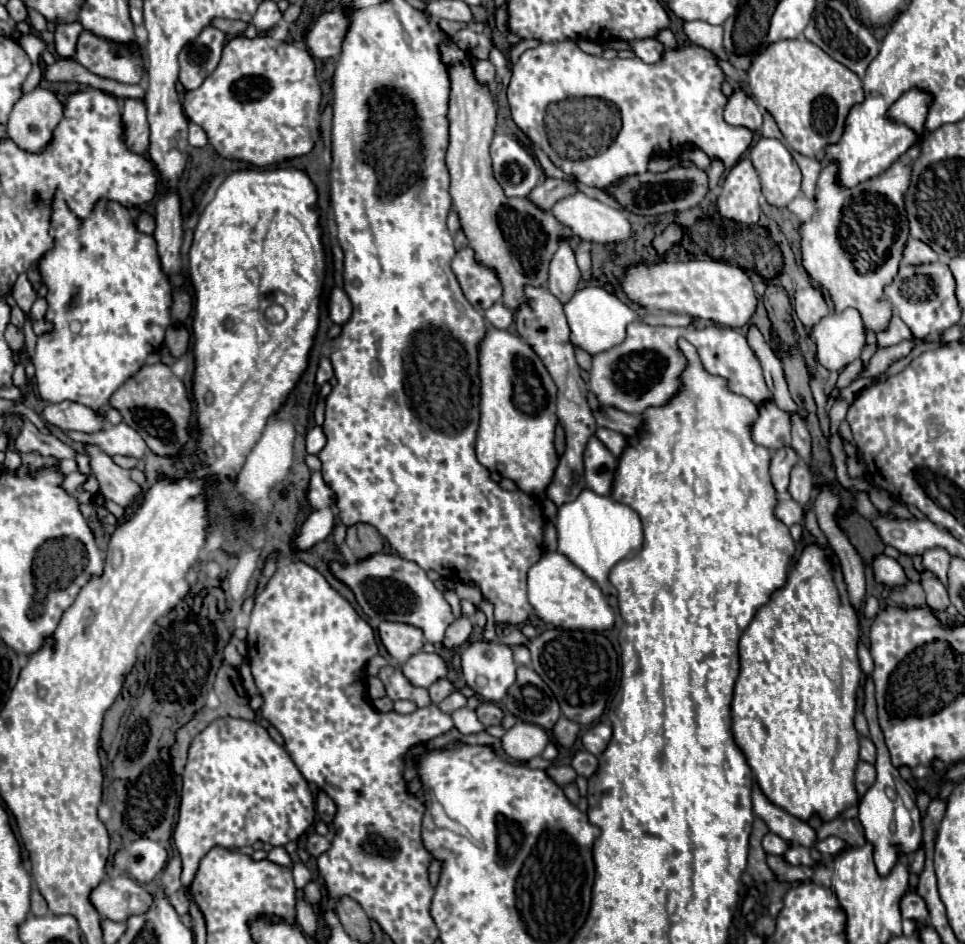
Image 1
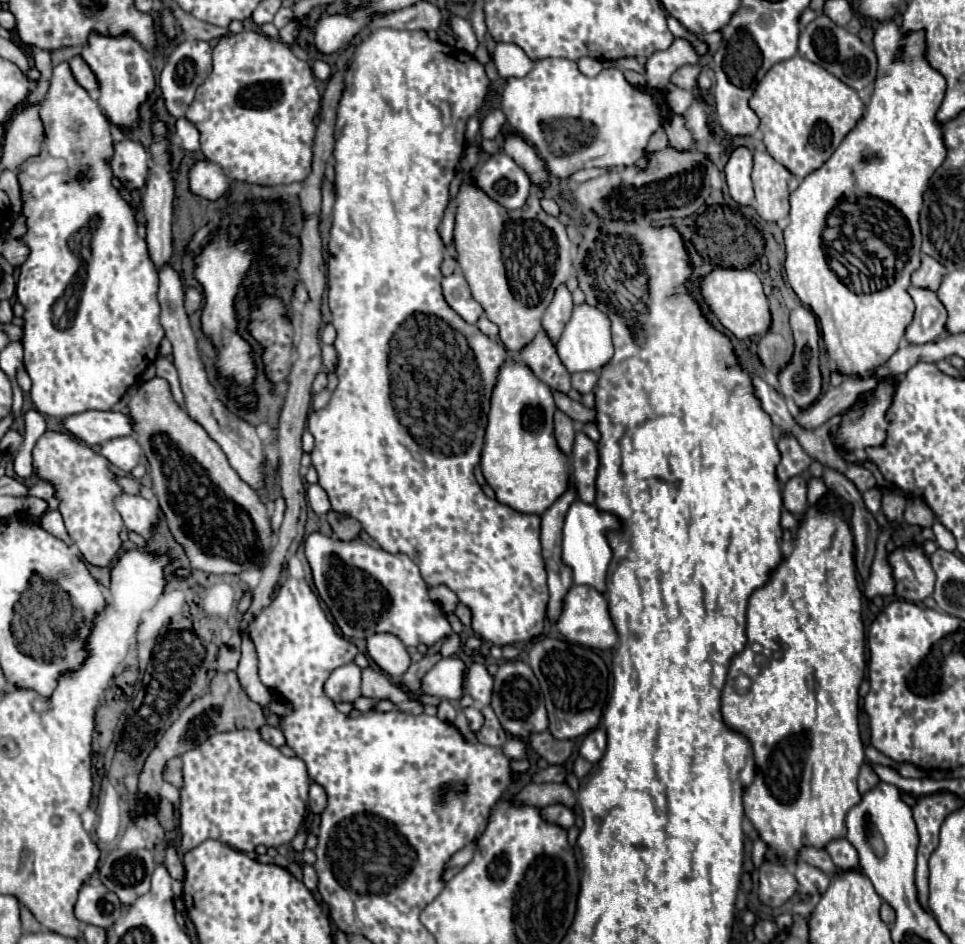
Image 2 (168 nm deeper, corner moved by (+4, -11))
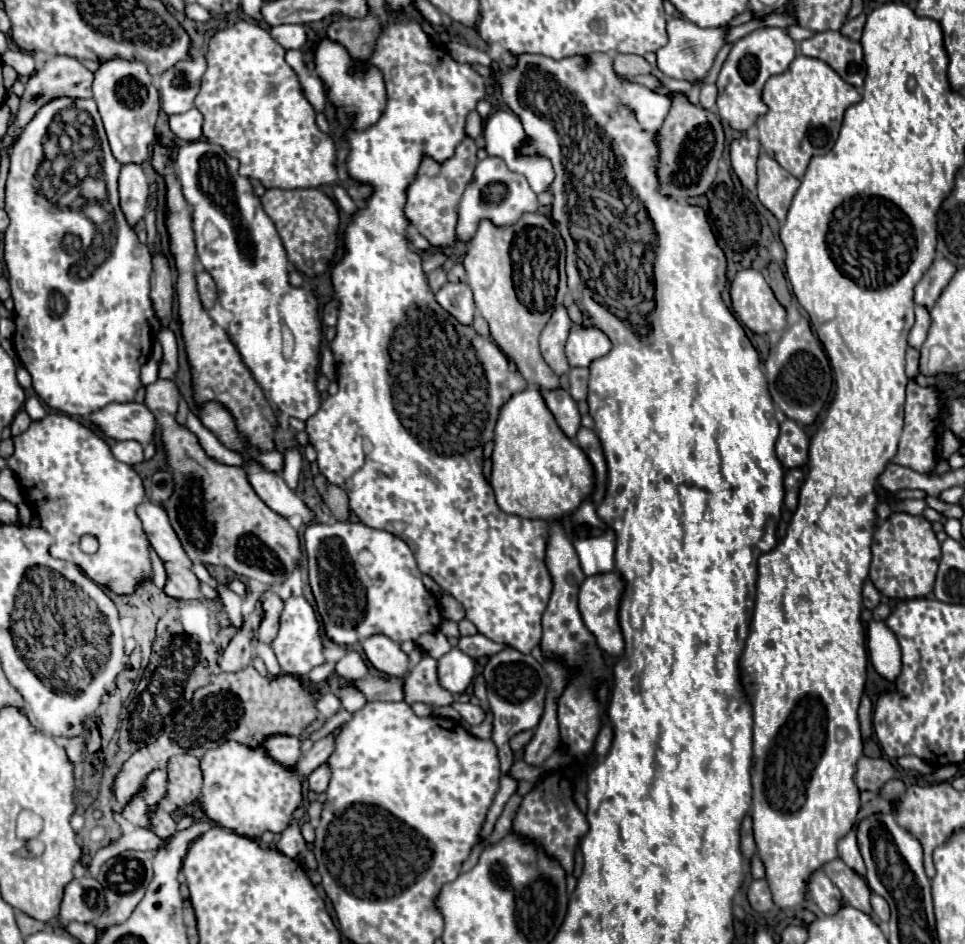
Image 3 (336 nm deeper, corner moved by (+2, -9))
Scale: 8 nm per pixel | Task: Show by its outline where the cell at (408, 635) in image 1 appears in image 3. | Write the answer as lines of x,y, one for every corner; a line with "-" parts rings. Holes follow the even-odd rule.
372,636
372,638
366,638
362,642
362,648
364,648
364,654
368,658
368,662
388,674
390,678
402,678
410,664
408,664
408,656
402,652
402,648
392,642
388,636

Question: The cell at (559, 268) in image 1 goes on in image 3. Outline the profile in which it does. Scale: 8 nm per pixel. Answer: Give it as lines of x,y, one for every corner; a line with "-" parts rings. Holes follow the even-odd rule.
560,306
554,310
552,318
548,320
546,328
540,334
540,352
546,360
546,364
558,376
566,374
570,370
570,364
568,364
566,354
564,354
564,346
566,346
570,326
572,326
572,322
568,318
568,312
564,306

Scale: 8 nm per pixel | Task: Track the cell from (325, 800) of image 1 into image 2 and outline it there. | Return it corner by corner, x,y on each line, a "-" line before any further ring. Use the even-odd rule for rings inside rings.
316,782
310,784
310,800
308,800
308,806
310,806
310,812
312,814
322,814
324,808
326,808
326,792

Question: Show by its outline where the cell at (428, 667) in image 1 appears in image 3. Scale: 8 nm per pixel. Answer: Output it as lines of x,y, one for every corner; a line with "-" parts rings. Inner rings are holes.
452,648
438,660
438,678
448,692
462,694
474,678
474,660
460,648

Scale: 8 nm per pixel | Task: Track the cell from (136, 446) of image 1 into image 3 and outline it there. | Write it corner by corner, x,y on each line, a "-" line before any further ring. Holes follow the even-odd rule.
128,440
128,442
116,442
112,446
112,452
114,452
114,458
124,462
124,464
140,464
144,460
142,456
142,444
140,442
134,442
134,440

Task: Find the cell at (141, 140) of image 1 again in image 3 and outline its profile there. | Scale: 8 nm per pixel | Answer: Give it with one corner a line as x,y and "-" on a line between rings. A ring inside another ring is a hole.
126,164
120,170
120,208
134,228
146,214
148,206
148,180
138,164

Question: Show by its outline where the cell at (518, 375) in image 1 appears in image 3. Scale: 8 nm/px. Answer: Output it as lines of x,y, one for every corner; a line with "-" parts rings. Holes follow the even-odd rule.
540,390
514,394
502,408
494,432
492,488
506,514
532,520
566,520
594,490
594,470
588,456
556,424

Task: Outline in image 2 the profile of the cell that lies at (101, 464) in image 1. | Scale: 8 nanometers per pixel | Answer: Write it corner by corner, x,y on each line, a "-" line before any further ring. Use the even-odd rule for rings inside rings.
122,492
114,498
114,506
128,530
138,532
142,538
148,538
152,534
152,524
158,520
158,508
150,500
142,498
140,494

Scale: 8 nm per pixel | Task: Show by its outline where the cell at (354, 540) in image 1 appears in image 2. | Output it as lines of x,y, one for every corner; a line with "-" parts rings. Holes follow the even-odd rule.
328,512
326,518
328,518
330,526
332,526
334,538
338,538
338,540
350,542
350,540
356,540
360,536
360,532
362,532
358,520
354,520
354,518
346,518
346,516
340,516
336,512

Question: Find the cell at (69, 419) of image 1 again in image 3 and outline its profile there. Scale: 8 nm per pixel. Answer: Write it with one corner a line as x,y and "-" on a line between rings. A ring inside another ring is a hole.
108,404
94,412
90,420
102,428
108,438
114,440
136,440
148,444
156,432
156,418
144,404

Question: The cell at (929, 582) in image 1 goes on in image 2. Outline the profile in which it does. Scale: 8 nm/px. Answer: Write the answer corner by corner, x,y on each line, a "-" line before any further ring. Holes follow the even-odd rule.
898,548
888,556
888,562
894,570
896,594
900,598
922,602
924,598
934,594
936,576
922,548

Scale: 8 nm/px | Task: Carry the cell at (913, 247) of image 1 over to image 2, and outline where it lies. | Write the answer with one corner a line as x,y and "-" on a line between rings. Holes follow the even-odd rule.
922,254
922,264
912,274
912,284
922,286
922,288
930,288
930,290
938,290
944,274
946,274
946,268
942,264
938,264
932,256

